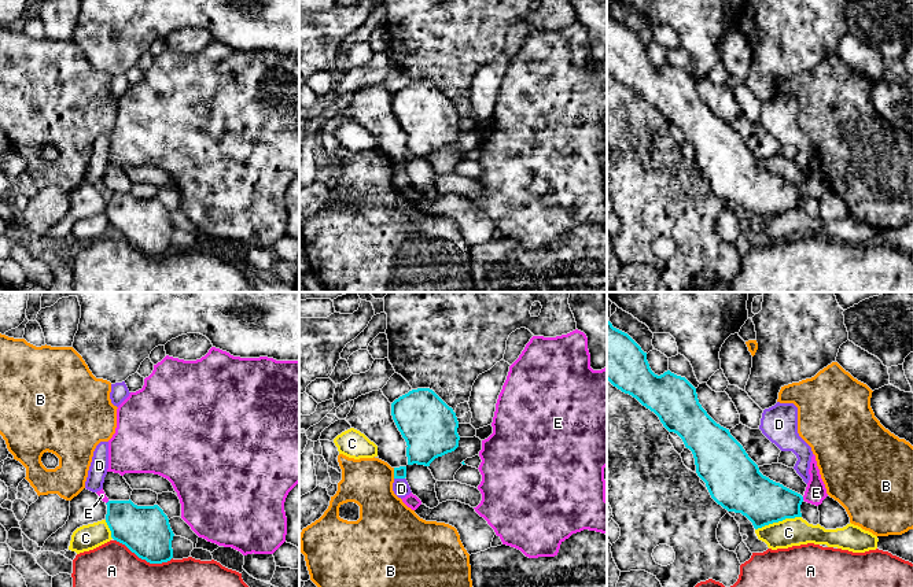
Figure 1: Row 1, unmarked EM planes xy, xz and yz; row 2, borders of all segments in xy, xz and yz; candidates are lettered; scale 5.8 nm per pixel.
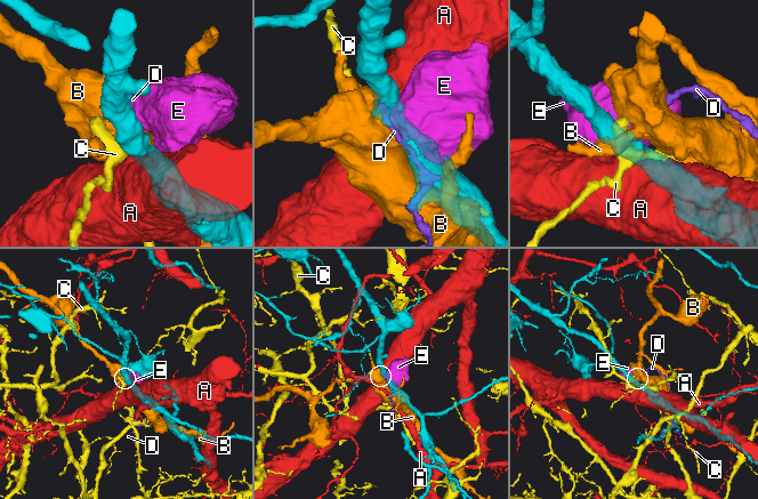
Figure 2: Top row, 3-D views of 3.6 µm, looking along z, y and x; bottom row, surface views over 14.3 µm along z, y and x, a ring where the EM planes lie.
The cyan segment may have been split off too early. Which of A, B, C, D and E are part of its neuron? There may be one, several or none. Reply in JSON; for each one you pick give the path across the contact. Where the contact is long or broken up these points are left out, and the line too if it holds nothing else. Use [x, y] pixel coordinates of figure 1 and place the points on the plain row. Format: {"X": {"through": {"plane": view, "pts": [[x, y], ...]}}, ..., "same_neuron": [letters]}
{"D": {"through": {"plane": "xz", "pts": [[400, 165], [400, 170], [401, 181]]}}, "same_neuron": ["D"]}

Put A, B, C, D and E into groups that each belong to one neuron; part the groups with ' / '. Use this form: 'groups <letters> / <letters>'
groups A / B / C / D / E

